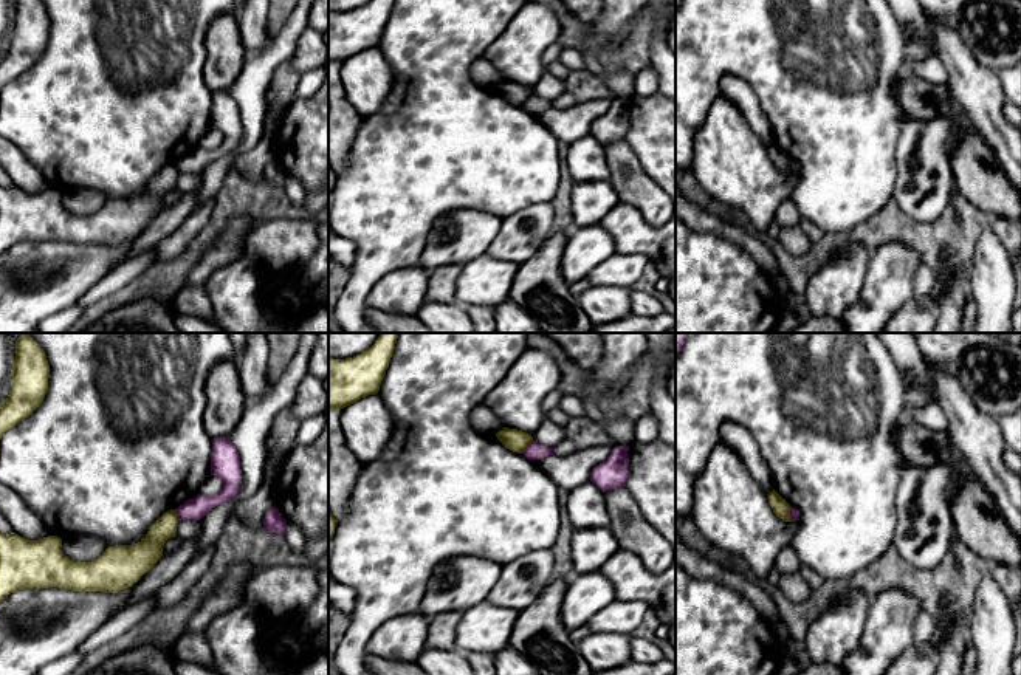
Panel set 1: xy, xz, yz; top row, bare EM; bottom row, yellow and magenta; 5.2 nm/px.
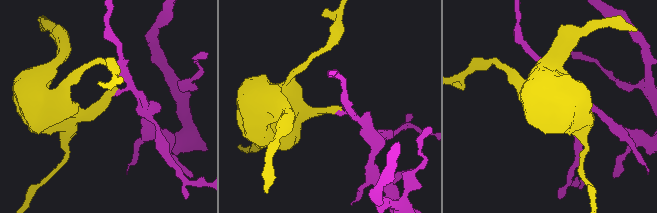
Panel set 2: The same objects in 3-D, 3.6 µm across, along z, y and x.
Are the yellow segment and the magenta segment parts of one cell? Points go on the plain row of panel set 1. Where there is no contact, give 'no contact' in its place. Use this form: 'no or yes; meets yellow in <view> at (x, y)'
no; meets yellow in xz at (527, 98)

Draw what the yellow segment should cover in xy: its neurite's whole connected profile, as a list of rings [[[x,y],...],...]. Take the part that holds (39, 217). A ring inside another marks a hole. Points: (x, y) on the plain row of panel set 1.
[[[170,163],[138,197],[108,200],[91,215],[67,211],[57,189],[28,194],[15,186],[0,186],[0,255],[22,242],[122,245],[161,212],[166,194],[177,189],[178,175],[177,163]]]

